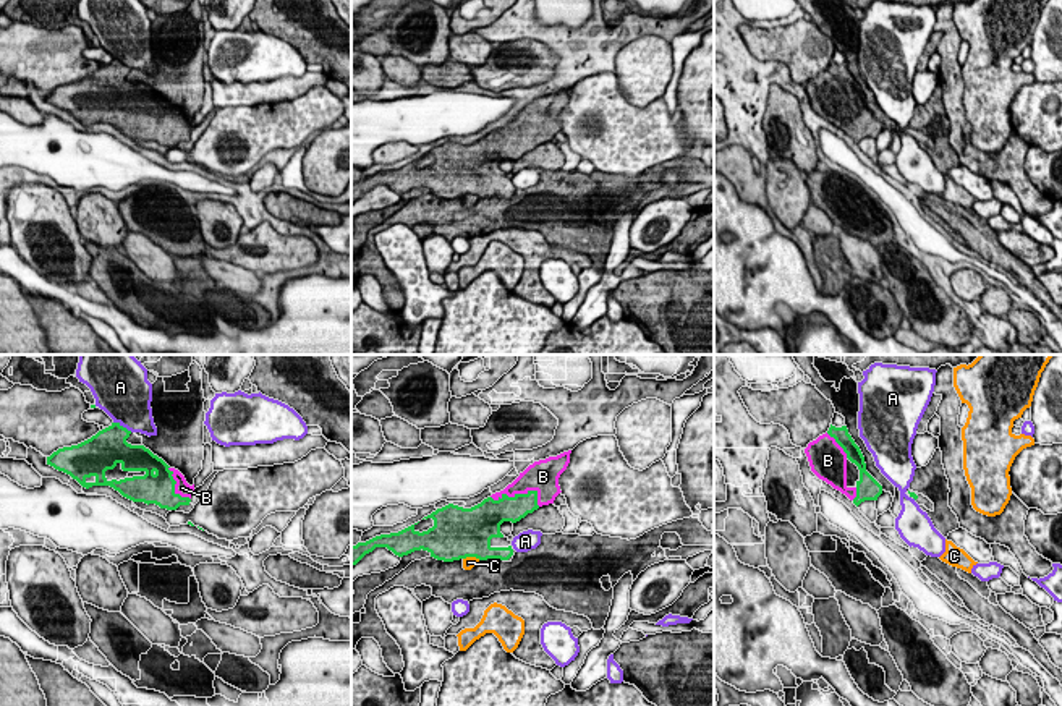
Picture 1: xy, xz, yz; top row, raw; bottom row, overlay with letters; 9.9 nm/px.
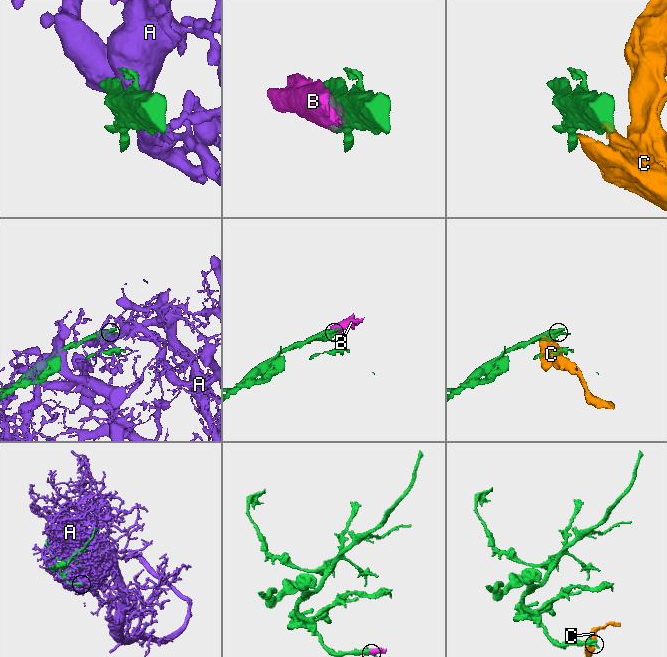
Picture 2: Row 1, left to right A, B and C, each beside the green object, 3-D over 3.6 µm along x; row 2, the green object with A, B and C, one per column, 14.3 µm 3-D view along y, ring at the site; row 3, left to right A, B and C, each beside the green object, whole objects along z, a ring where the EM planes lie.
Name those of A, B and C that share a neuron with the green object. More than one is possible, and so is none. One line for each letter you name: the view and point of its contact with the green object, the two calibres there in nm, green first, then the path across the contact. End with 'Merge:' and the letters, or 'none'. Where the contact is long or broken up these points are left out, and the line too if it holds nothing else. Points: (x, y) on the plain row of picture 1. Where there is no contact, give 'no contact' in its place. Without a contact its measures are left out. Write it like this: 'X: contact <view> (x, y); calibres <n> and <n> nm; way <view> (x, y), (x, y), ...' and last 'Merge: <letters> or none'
B: contact xz (520, 131); calibres 260 and 280 nm
Merge: B

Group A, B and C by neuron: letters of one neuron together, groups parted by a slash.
A / B / C

